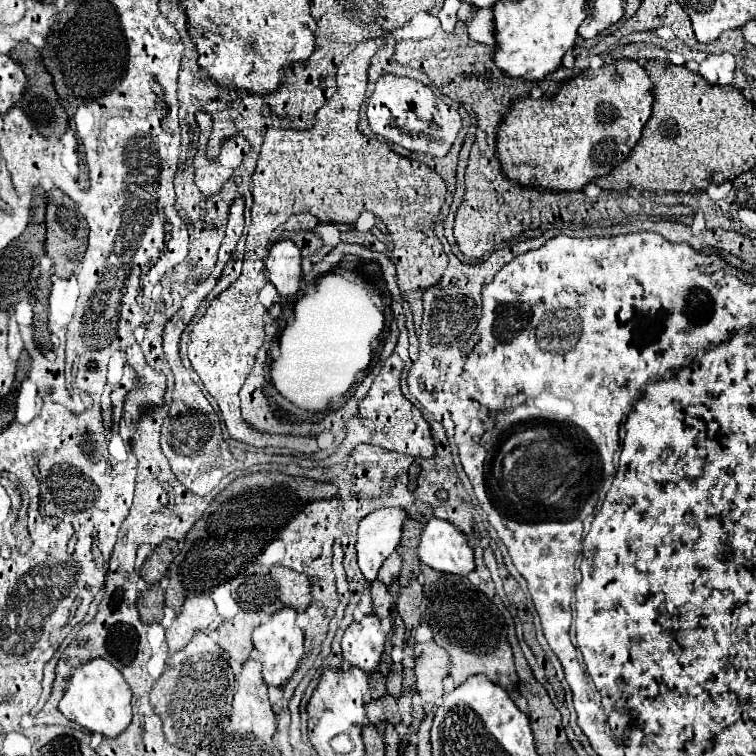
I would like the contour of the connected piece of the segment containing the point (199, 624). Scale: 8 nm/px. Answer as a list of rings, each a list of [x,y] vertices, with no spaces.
[[[207,594],[191,596],[183,602],[181,612],[173,624],[165,630],[169,652],[177,652],[193,638],[195,632],[211,632],[221,624],[221,616],[215,610],[215,602]]]

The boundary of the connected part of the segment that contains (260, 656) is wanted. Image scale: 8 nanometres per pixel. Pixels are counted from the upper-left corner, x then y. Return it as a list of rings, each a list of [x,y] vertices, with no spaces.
[[[283,608],[271,614],[267,622],[259,624],[253,630],[253,646],[256,652],[251,652],[250,657],[261,662],[263,680],[269,686],[283,686],[297,670],[299,660],[303,656],[303,630],[295,624],[295,616],[295,610]]]

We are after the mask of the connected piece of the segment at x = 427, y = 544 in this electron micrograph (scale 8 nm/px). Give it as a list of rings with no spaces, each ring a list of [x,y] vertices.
[[[429,518],[419,540],[419,560],[433,570],[469,574],[475,568],[467,536],[447,520]]]

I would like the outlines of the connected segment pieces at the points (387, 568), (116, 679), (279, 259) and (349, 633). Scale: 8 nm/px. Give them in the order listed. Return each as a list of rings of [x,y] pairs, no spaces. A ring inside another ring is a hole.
[[[395,552],[395,554],[391,554],[391,558],[387,558],[383,562],[383,566],[381,566],[379,574],[377,574],[377,580],[383,582],[383,584],[391,584],[391,580],[399,576],[399,570],[401,570],[401,558]]]
[[[91,658],[91,662],[83,662],[77,668],[73,668],[67,680],[67,690],[59,702],[59,710],[65,718],[81,724],[89,732],[99,732],[107,738],[117,738],[131,722],[131,690],[123,680],[121,672],[111,662],[107,662],[105,658]]]
[[[281,240],[275,242],[265,260],[269,280],[277,292],[287,298],[295,296],[301,282],[301,252],[295,242]]]
[[[367,614],[345,630],[341,638],[343,660],[351,666],[359,666],[365,672],[373,672],[379,666],[383,642],[385,632],[381,630],[379,618],[375,614]]]

